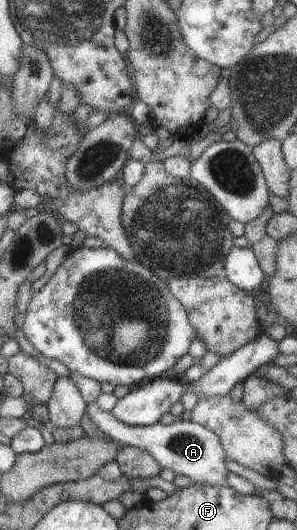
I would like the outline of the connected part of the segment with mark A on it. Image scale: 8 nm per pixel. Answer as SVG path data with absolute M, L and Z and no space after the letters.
M94 401L87 404L86 413L96 428L108 438L115 440L121 448L131 446L150 453L161 469L170 469L174 476L186 476L200 486L222 489L226 485L229 471L224 464L228 459L217 435L206 427L184 419L175 419L168 425L162 425L159 421L147 426L126 425L110 412L102 411Z

